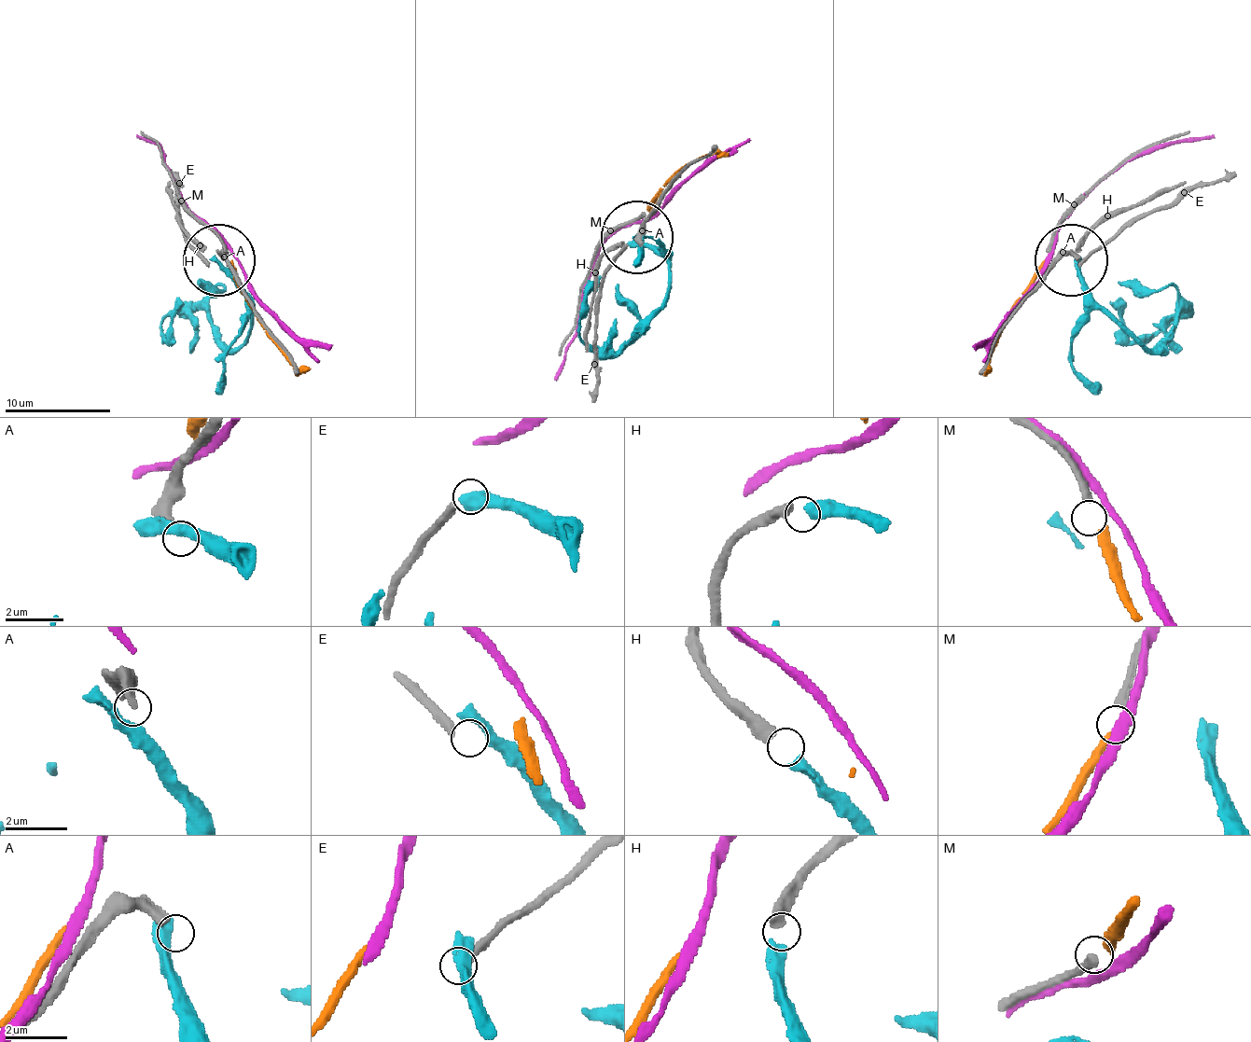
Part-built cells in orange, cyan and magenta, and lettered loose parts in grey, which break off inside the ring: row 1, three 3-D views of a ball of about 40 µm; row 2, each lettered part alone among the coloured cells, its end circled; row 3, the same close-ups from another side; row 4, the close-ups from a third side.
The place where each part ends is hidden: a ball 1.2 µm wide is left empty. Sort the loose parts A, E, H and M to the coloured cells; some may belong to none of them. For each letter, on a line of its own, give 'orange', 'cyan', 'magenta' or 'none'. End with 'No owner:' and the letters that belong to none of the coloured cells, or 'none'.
A: none
E: none
H: cyan
M: orange
No owner: A, E

